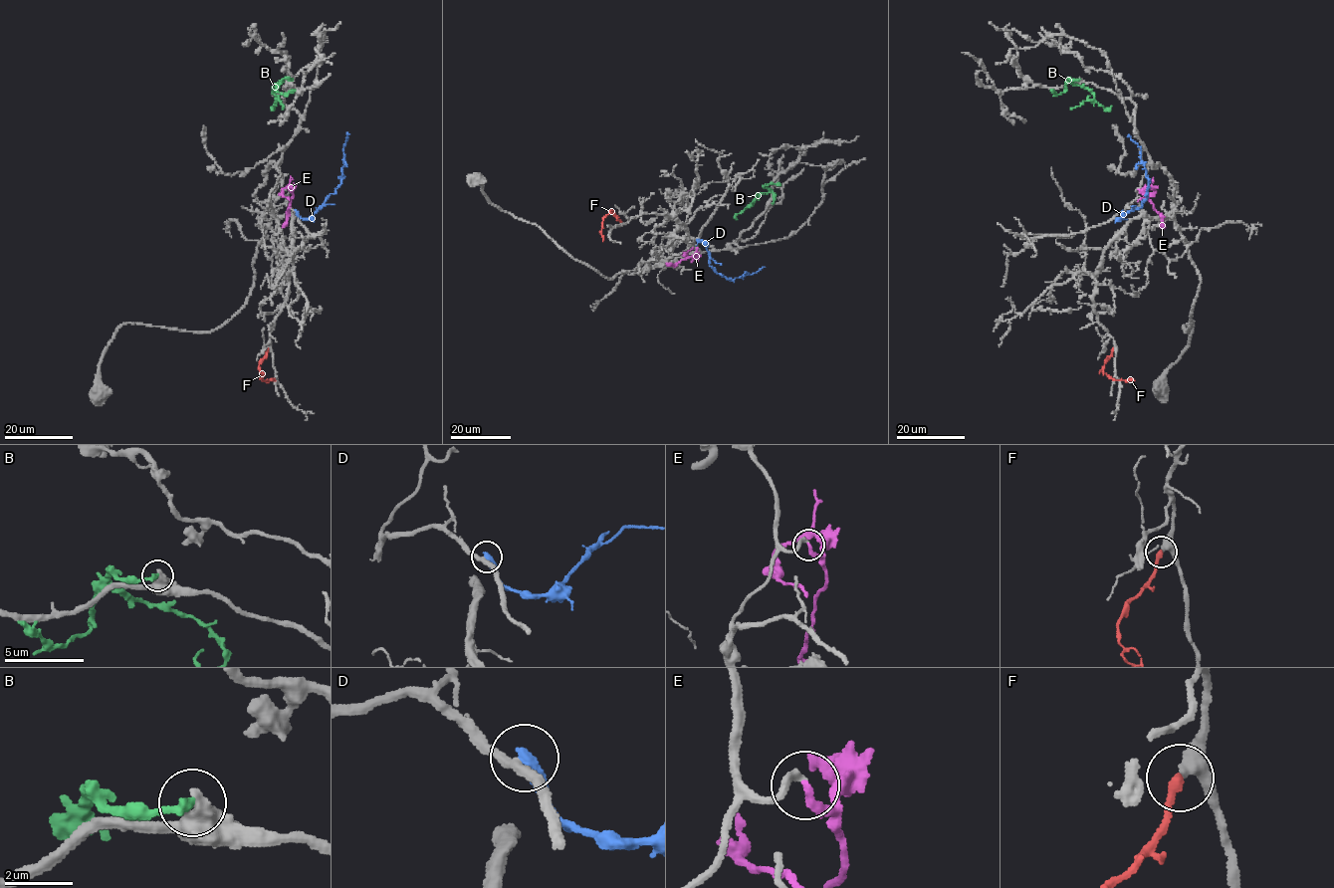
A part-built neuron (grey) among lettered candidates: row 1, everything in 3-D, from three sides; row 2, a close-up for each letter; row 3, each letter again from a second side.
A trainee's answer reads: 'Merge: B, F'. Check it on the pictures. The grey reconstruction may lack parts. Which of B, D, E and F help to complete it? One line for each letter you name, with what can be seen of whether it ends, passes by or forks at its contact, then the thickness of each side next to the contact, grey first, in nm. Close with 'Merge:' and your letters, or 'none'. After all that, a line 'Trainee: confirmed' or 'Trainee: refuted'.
E: it ends; calibres 240 and 240 nm
F: it ends; calibres 200 and 260 nm
Merge: E, F
Trainee: refuted

